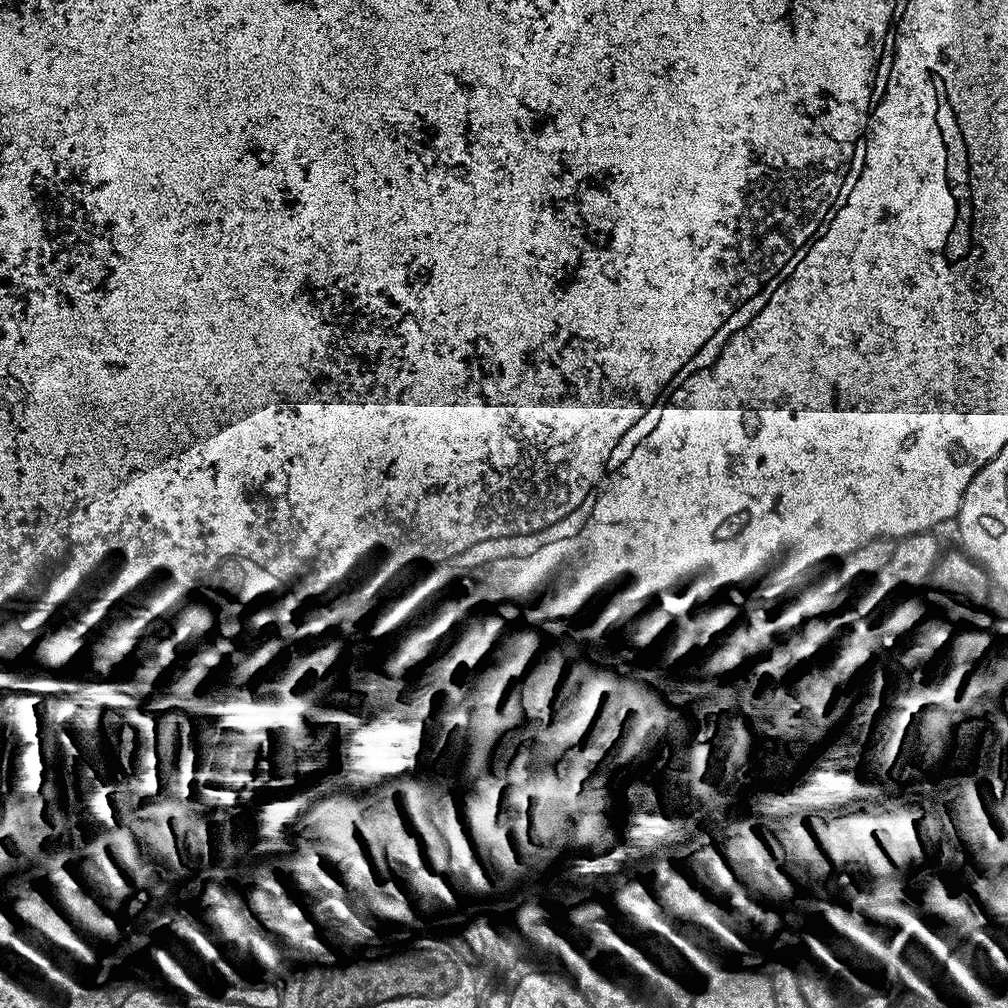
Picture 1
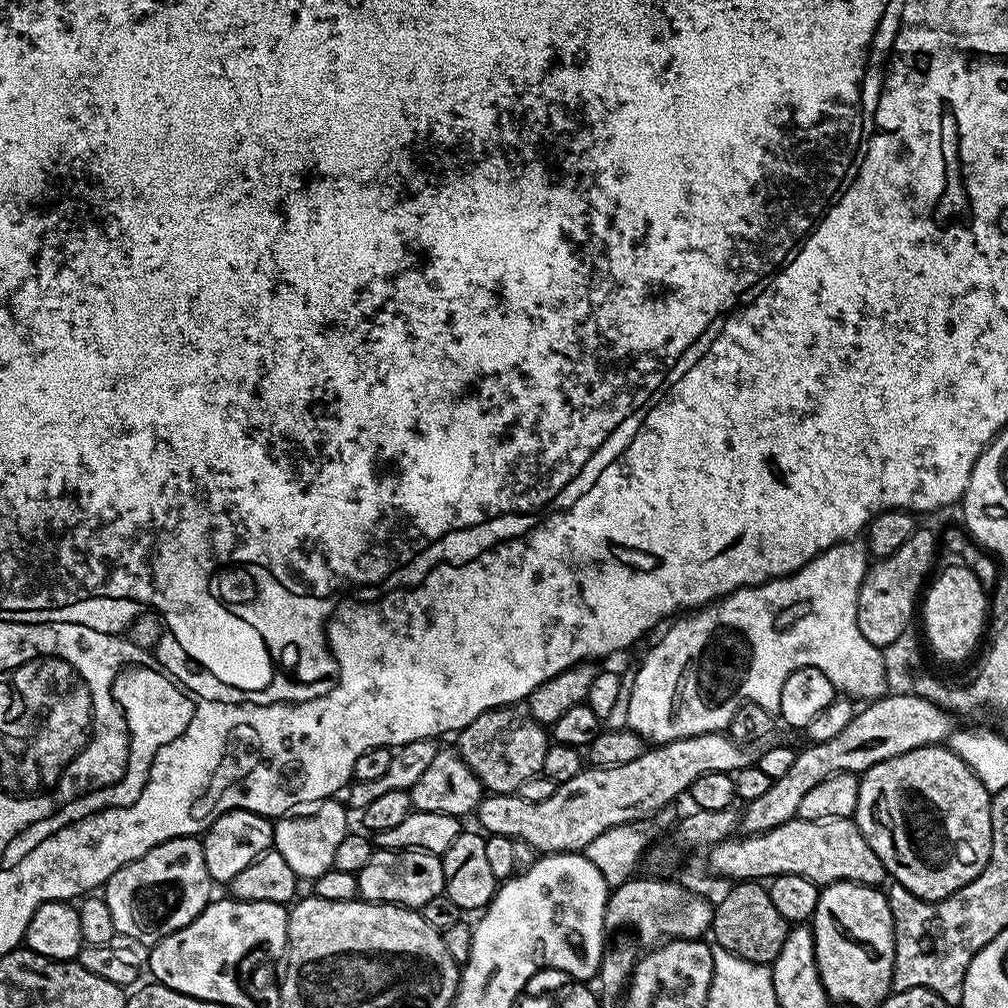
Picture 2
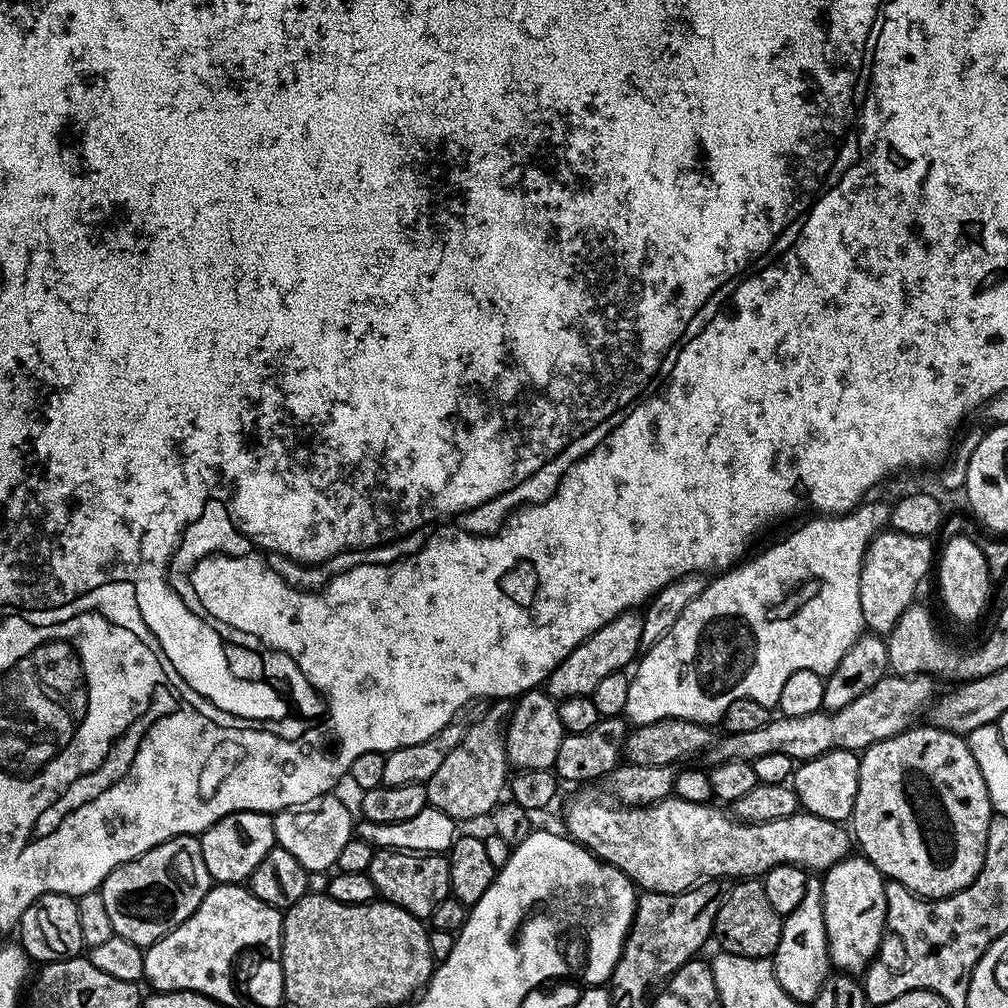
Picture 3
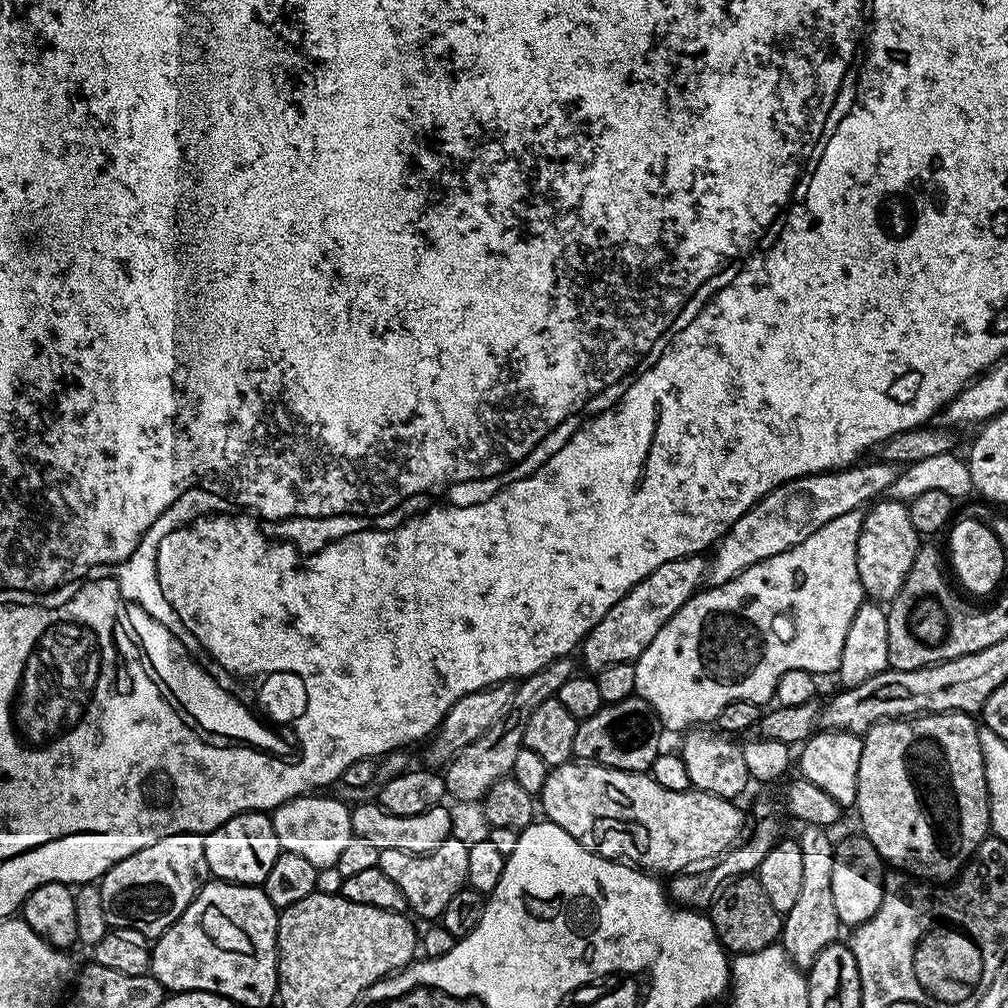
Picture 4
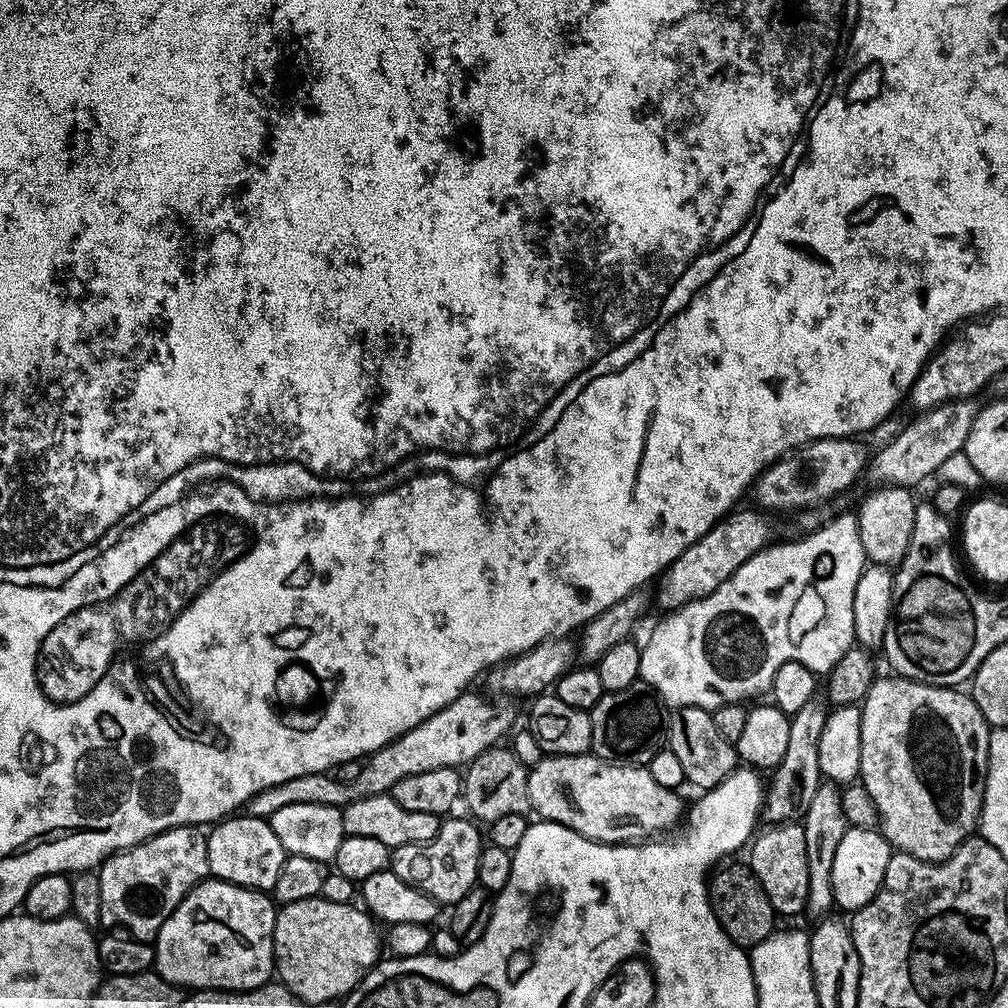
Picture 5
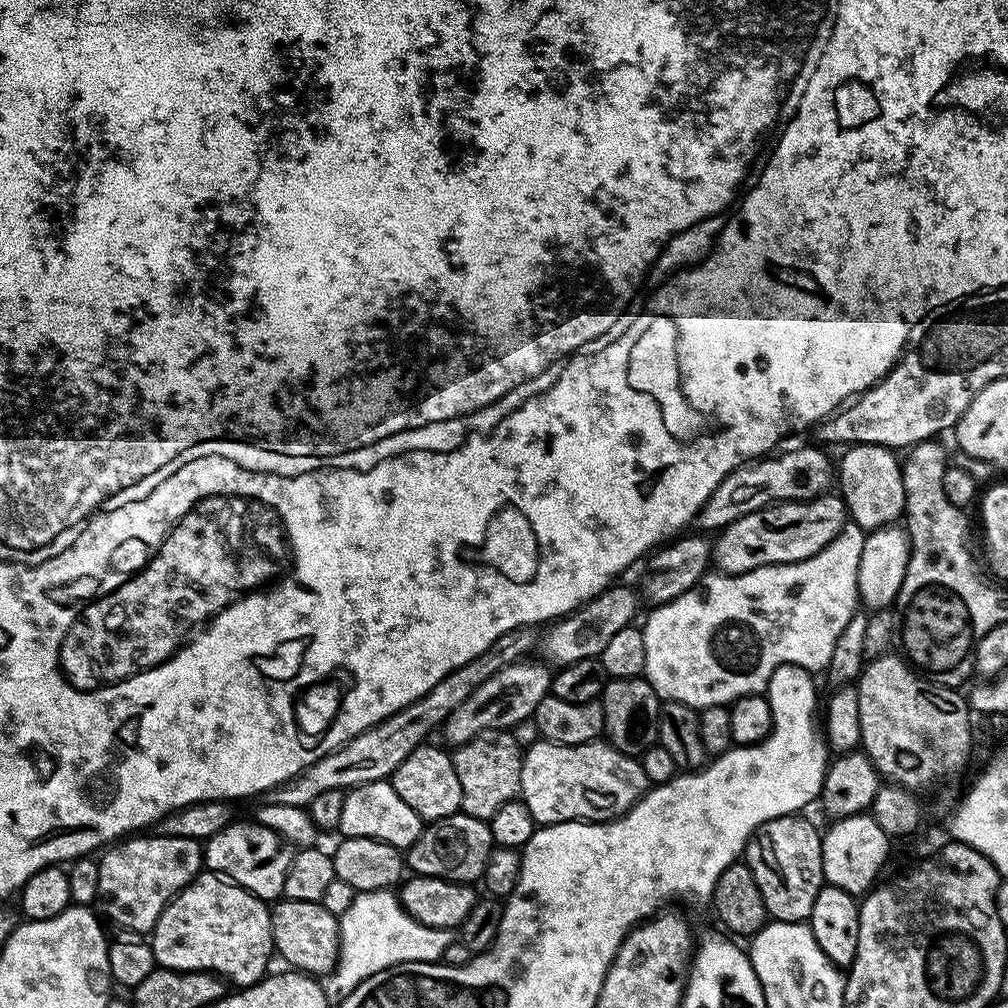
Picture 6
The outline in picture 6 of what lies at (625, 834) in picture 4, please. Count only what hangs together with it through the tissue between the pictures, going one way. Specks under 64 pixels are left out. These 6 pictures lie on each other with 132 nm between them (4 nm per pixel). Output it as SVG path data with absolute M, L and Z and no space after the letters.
M539 739L530 747L523 749L523 760L521 762L521 788L519 795L522 797L526 806L530 806L530 814L534 814L537 825L547 826L550 824L565 824L571 820L583 820L585 822L603 822L606 820L615 820L617 816L624 815L635 806L637 800L648 791L650 785L646 774L642 770L639 759L635 756L622 754L613 744L605 742L603 739L591 740L578 746L562 746L561 744L551 744L546 739Z

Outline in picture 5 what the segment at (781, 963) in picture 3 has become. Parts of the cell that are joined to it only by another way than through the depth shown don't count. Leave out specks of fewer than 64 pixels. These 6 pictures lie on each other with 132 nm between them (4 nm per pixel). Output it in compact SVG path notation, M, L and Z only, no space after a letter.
M830 782L821 783L802 814L804 833L806 834L806 866L810 866L810 892L808 894L807 915L824 918L833 911L836 899L832 889L834 874L834 854L838 851L838 842L849 828L848 819L842 810L841 789Z

